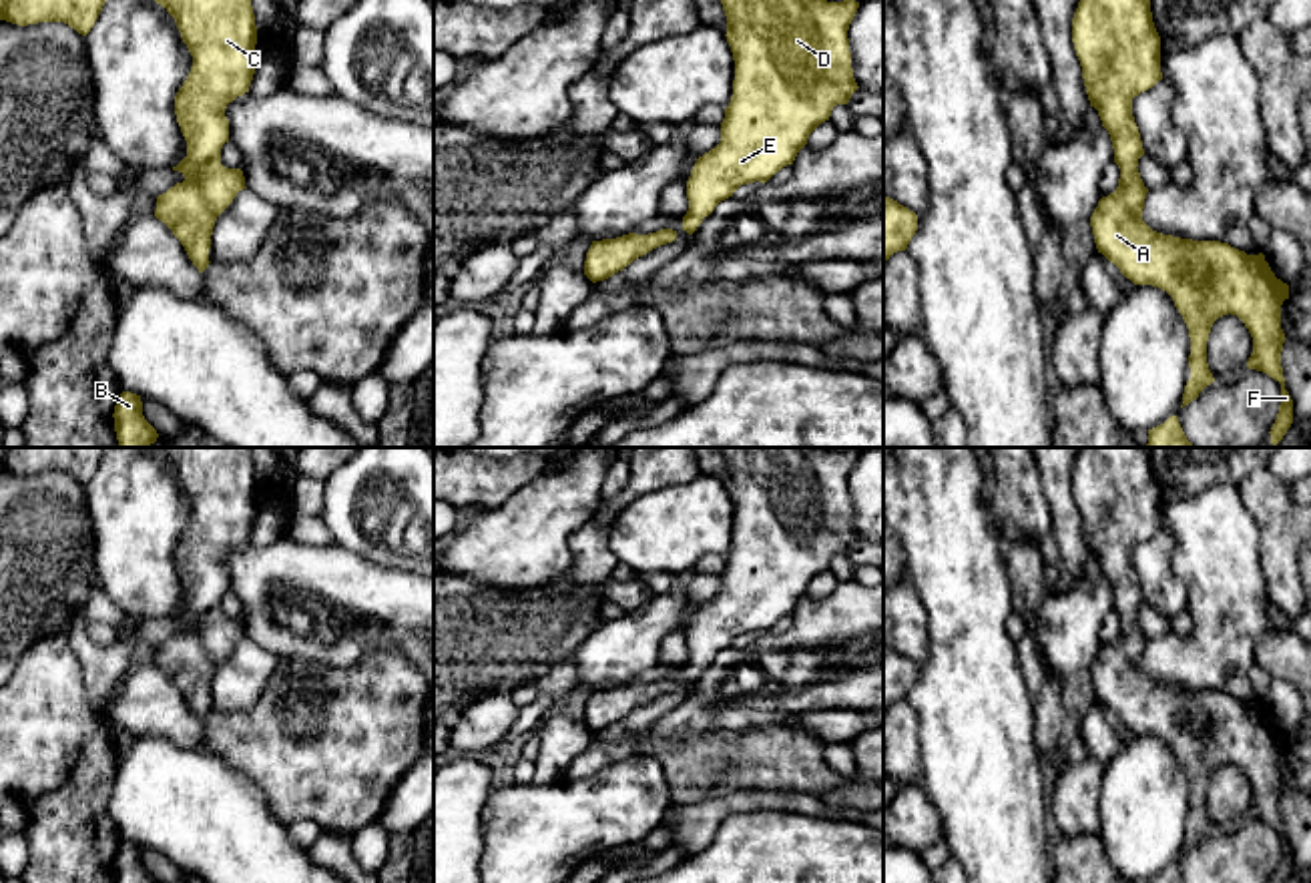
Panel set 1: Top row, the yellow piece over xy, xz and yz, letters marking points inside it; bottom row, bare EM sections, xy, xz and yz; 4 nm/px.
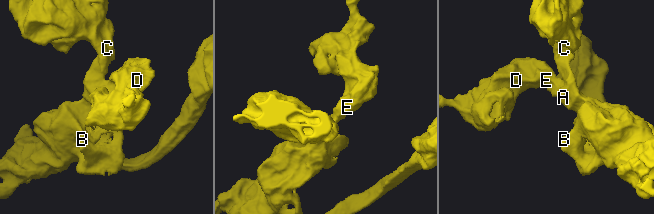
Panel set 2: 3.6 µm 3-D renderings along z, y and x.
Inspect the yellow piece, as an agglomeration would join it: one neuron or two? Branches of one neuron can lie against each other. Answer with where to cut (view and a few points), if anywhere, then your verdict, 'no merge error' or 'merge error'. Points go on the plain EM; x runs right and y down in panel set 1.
cut none; no merge error

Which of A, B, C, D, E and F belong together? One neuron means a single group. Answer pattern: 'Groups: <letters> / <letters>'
Groups: A B C D E F

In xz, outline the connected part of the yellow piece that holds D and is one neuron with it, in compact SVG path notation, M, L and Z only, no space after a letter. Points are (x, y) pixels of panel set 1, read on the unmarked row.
M719 448L727 466L727 492L735 510L733 546L721 572L721 592L697 608L687 630L689 660L683 680L693 684L715 656L741 634L767 632L793 614L809 584L837 554L859 538L853 528L847 480L855 450Z

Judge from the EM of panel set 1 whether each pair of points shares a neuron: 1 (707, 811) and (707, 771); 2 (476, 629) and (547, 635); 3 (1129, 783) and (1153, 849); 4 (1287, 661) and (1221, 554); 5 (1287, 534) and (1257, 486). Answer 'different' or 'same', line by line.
1: different
2: same
3: same
4: different
5: same

